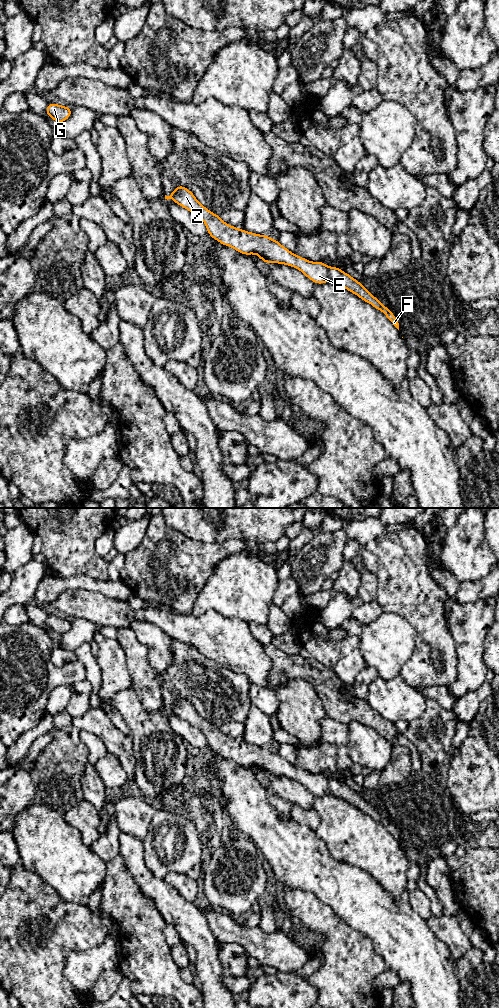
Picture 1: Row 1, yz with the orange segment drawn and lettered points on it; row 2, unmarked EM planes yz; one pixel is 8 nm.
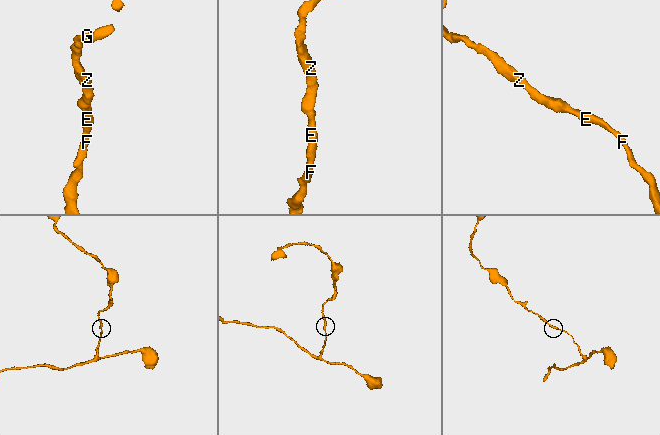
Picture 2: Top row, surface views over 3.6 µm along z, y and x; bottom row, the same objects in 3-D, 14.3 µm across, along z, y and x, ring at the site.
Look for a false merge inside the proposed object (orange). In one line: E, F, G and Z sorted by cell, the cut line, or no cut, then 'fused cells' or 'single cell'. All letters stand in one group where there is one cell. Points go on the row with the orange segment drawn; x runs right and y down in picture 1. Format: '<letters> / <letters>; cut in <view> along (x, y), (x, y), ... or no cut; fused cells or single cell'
E F G Z; no cut; single cell

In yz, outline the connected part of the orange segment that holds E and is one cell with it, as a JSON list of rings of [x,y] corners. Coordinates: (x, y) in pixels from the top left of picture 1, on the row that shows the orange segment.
[[[182,185],[177,186],[165,199],[172,199],[176,204],[197,215],[206,225],[211,238],[224,246],[234,248],[244,255],[256,254],[264,263],[285,264],[301,271],[315,284],[332,283],[347,289],[363,301],[380,310],[399,330],[396,316],[373,296],[361,282],[337,267],[328,267],[324,262],[312,262],[290,252],[278,240],[272,240],[269,235],[240,230],[225,223],[219,215],[214,214],[196,199],[194,194]]]

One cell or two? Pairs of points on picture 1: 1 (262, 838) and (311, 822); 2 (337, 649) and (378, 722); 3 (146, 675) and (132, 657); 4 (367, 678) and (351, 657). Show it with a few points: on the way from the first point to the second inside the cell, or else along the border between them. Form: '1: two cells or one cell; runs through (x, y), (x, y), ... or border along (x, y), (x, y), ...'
1: two cells; border along (291, 818), (301, 824), (305, 824), (314, 831)
2: two cells; border along (331, 670), (343, 682), (351, 684)
3: one cell; runs through (142, 671), (136, 661)
4: two cells; border along (366, 665), (357, 674), (352, 684)

